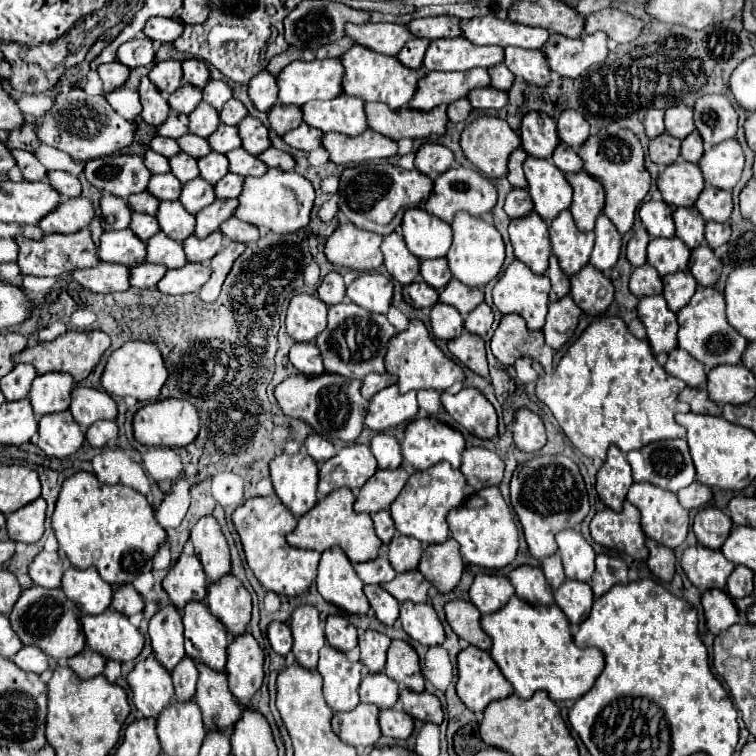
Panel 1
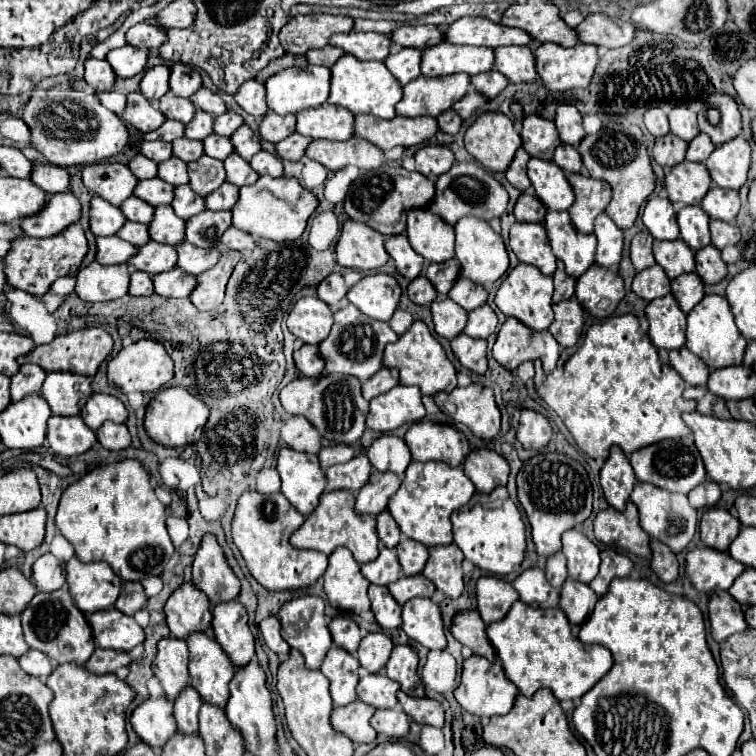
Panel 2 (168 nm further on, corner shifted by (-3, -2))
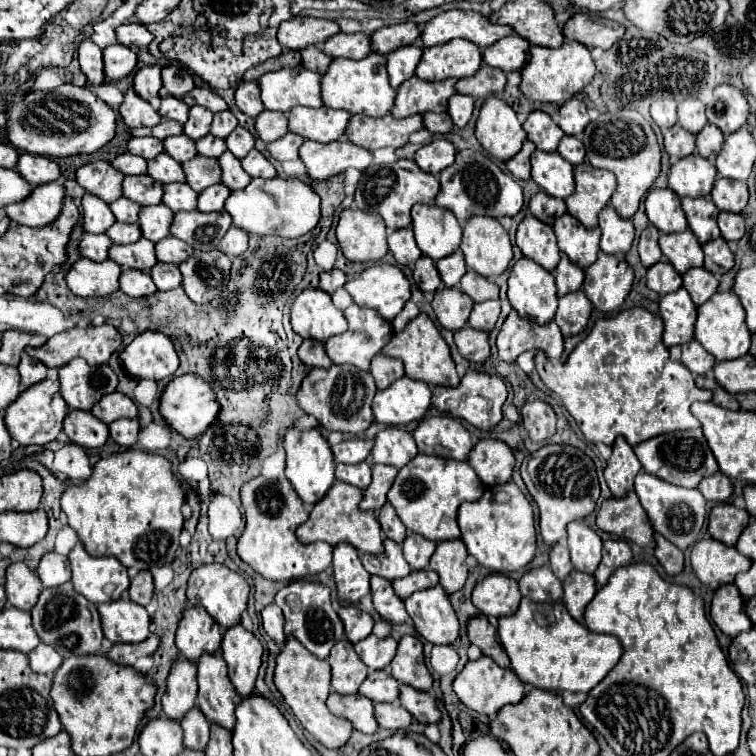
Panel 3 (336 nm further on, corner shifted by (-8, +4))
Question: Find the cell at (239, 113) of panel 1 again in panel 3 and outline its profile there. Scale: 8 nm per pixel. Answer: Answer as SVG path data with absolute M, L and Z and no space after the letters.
M224 110L224 112L214 114L214 122L212 122L210 134L220 136L220 138L226 138L226 136L236 128L236 126L238 126L236 116L234 116L230 110Z

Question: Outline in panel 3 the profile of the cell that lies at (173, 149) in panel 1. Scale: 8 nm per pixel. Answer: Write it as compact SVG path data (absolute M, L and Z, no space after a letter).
M148 136L148 138L132 138L128 142L128 150L132 154L138 154L138 156L150 160L150 158L156 158L160 152L164 152L164 146L162 146L162 140Z

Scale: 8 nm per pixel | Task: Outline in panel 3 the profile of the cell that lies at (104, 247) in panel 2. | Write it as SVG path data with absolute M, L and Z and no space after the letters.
M84 234L80 240L80 254L94 262L102 262L108 258L110 246L112 246L112 242L110 242L110 238L106 238L106 234L96 234L96 236Z

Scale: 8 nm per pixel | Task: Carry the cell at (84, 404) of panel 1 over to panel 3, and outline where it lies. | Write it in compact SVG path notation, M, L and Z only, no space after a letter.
M122 392L106 394L106 398L100 398L100 402L96 402L90 412L106 424L118 418L136 418L138 416L136 404Z

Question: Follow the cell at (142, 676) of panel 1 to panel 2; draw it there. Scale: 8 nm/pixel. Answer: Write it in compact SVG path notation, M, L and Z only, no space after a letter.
M165 696L159 700L145 700L135 708L129 720L141 742L149 744L151 748L163 748L177 732L173 720L173 704L169 704Z

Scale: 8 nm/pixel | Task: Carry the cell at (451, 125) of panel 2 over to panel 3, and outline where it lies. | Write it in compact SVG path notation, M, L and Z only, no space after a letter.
M448 112L442 114L424 114L424 126L434 134L448 134L454 130L454 122Z

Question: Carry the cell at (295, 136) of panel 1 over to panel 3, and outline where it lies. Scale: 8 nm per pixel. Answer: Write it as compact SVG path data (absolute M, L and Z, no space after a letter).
M286 134L286 136L278 138L276 142L270 142L268 150L280 162L282 160L298 160L300 158L298 148L302 146L302 142L304 142L304 138L298 138L298 134Z

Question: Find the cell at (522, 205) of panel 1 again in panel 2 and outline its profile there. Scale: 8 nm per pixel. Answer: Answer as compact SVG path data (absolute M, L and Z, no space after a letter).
M525 192L519 196L513 214L519 222L543 222L547 208L533 192Z

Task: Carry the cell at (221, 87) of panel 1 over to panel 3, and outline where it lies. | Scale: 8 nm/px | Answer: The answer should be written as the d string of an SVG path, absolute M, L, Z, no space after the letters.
M194 88L192 90L192 100L200 106L210 108L212 112L222 112L222 110L228 108L226 102L212 88Z

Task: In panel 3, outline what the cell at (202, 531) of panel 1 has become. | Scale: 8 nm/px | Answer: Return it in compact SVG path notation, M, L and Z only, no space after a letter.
M212 562L212 564L204 564L200 568L196 568L192 574L190 574L190 580L188 580L188 590L186 590L186 596L188 596L188 602L190 604L200 604L208 610L208 614L224 628L230 628L232 624L240 622L240 616L242 612L246 610L246 602L248 602L248 592L250 592L250 586L248 582L234 570L218 564L218 562Z

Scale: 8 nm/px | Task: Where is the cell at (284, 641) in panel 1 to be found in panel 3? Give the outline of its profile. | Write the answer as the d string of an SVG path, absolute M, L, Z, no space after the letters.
M270 604L262 610L262 626L266 630L266 634L280 646L284 648L286 636L284 636L284 618L282 618L282 610L278 610L276 604Z

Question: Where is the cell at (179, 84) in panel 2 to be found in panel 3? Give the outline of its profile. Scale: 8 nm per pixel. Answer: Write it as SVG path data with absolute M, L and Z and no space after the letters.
M174 64L162 68L162 82L164 82L166 92L170 92L170 96L174 96L174 98L182 98L190 90L194 90L192 74L188 70L184 70L184 68L180 70Z

